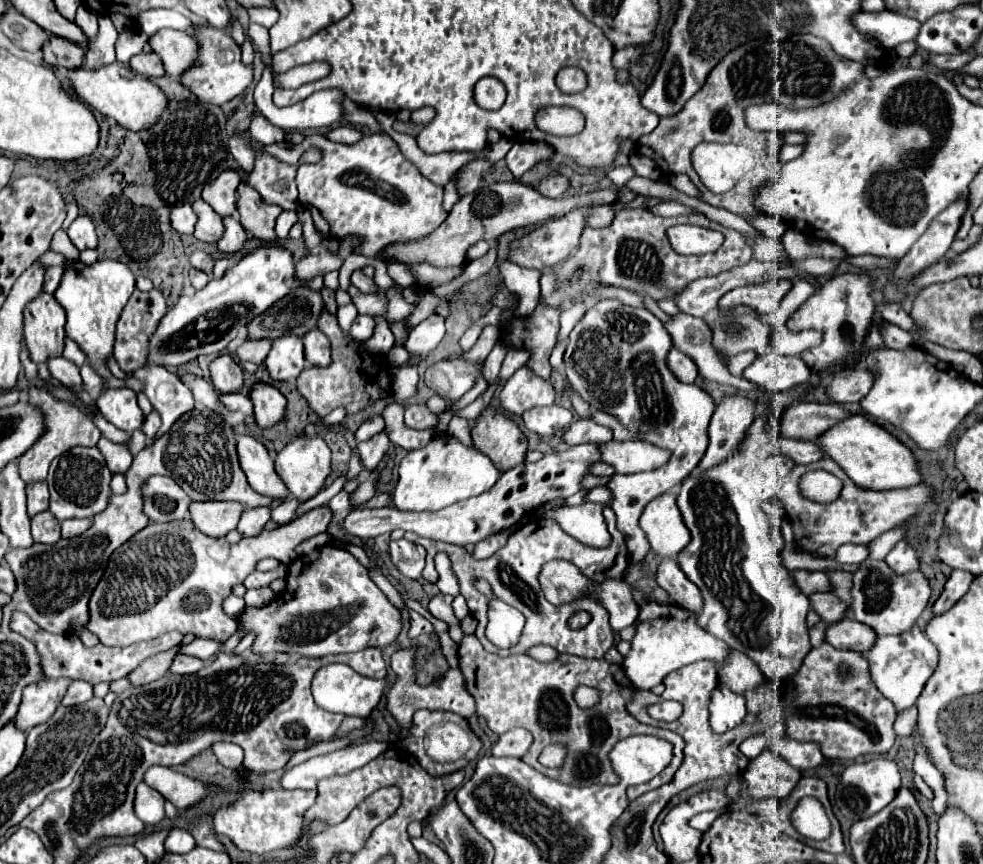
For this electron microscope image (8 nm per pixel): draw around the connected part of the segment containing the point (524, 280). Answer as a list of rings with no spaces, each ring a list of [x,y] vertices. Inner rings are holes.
[[[509,261],[501,263],[501,273],[505,277],[505,287],[521,297],[521,303],[515,311],[517,317],[527,317],[527,313],[531,313],[531,309],[537,307],[537,299],[541,291],[539,289],[541,273],[535,269],[525,269]]]

